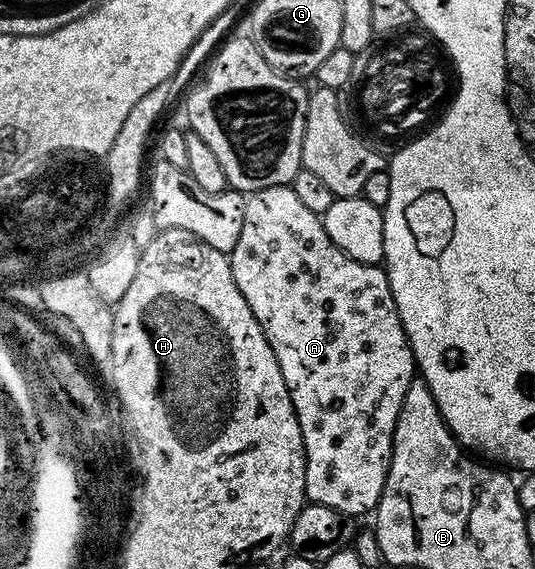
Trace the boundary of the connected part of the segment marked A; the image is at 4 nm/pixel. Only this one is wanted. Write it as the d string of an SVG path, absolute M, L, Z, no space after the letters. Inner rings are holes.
M292 184L267 187L246 196L243 207L243 231L239 231L239 243L235 243L233 252L229 254L229 262L231 275L235 275L235 287L239 287L243 299L247 299L247 307L251 307L251 315L255 315L259 327L263 327L263 335L267 343L271 343L271 351L275 351L279 371L283 371L283 383L287 383L287 391L291 395L291 403L299 419L299 431L303 435L305 448L306 498L314 505L331 507L354 519L360 518L360 513L372 514L383 493L383 483L387 479L387 471L391 463L395 419L399 419L399 407L403 407L403 395L407 395L407 387L415 379L413 352L401 326L399 311L395 307L395 299L384 268L381 265L364 265L351 259L343 251L339 251L339 247L331 243L319 214L309 210L296 197Z

